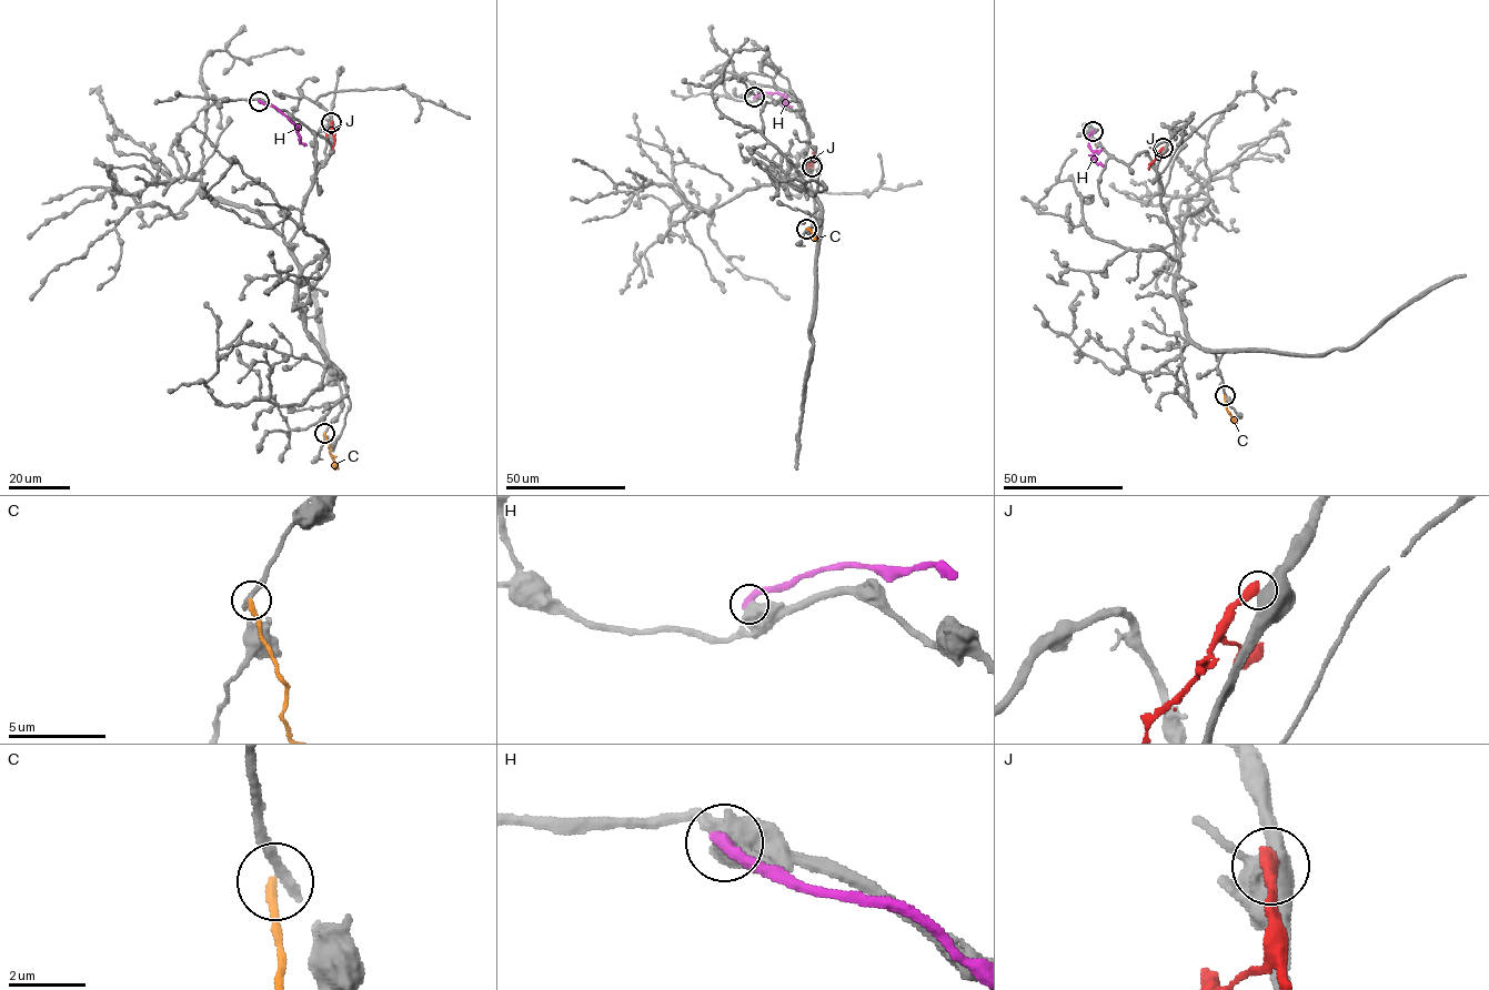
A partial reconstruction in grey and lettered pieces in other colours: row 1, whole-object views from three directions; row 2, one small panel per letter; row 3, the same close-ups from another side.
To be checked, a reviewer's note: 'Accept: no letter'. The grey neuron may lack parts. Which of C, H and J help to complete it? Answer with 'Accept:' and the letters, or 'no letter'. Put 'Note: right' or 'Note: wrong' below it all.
Accept: no letter
Note: right

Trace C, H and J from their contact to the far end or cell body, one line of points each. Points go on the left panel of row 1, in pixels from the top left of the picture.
C: (324, 433), (338, 468)
H: (259, 101), (274, 107), (297, 130), (299, 141), (307, 145)
J: (331, 122), (332, 149)

